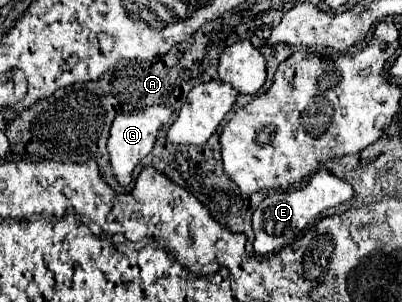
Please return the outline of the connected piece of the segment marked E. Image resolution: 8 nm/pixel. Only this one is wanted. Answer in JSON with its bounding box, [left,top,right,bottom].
[253,169,353,255]

